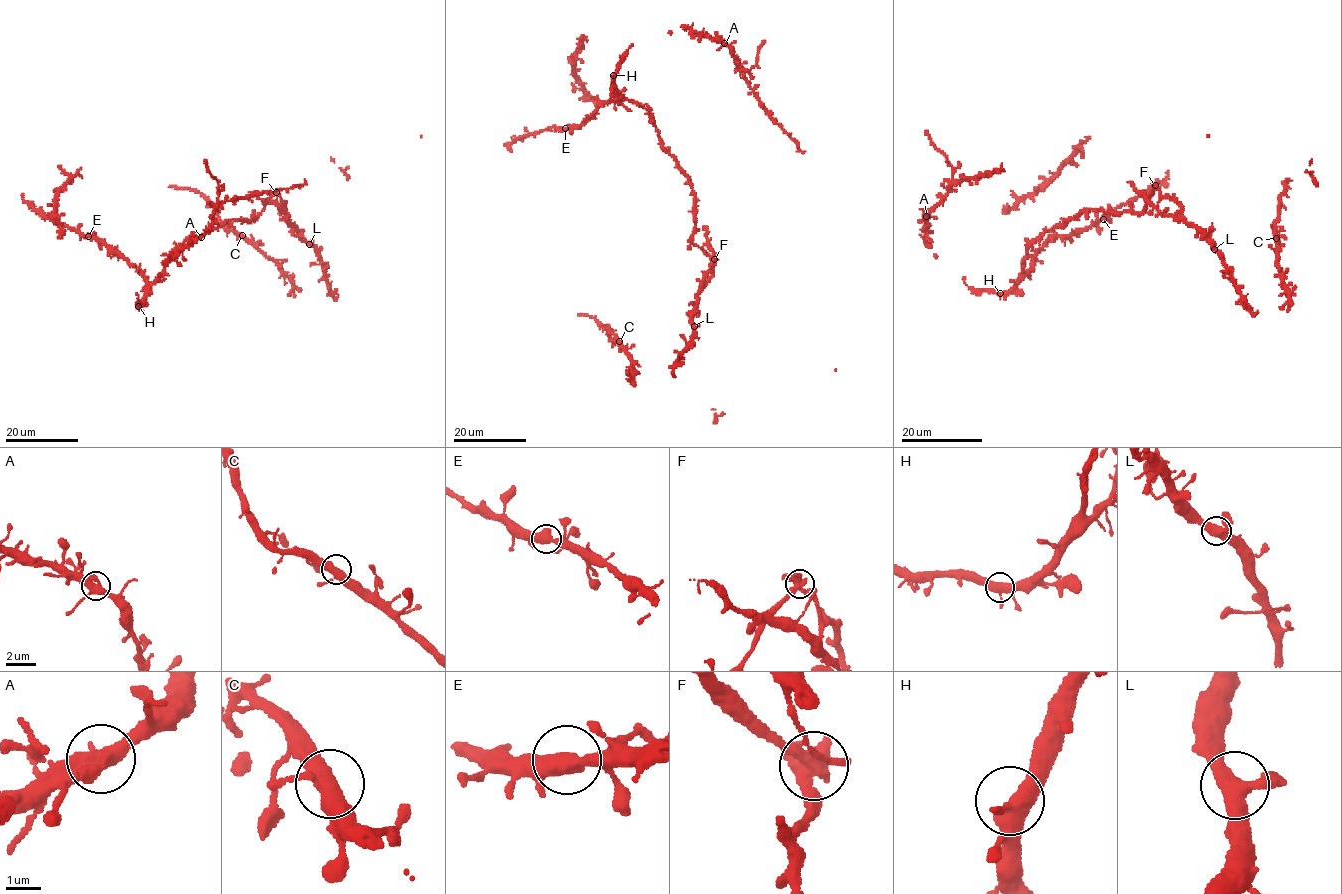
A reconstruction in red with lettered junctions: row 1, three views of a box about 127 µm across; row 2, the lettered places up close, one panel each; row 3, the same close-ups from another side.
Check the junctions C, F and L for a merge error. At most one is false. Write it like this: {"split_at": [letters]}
{"split_at": ["F"]}

